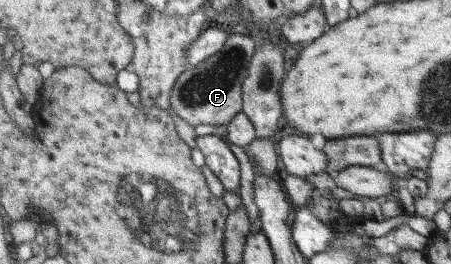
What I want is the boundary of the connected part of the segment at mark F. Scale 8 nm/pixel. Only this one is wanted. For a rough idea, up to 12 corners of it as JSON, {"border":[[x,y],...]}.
{"border":[[230,33],[221,53],[187,69],[171,108],[190,126],[243,112],[254,39]]}

